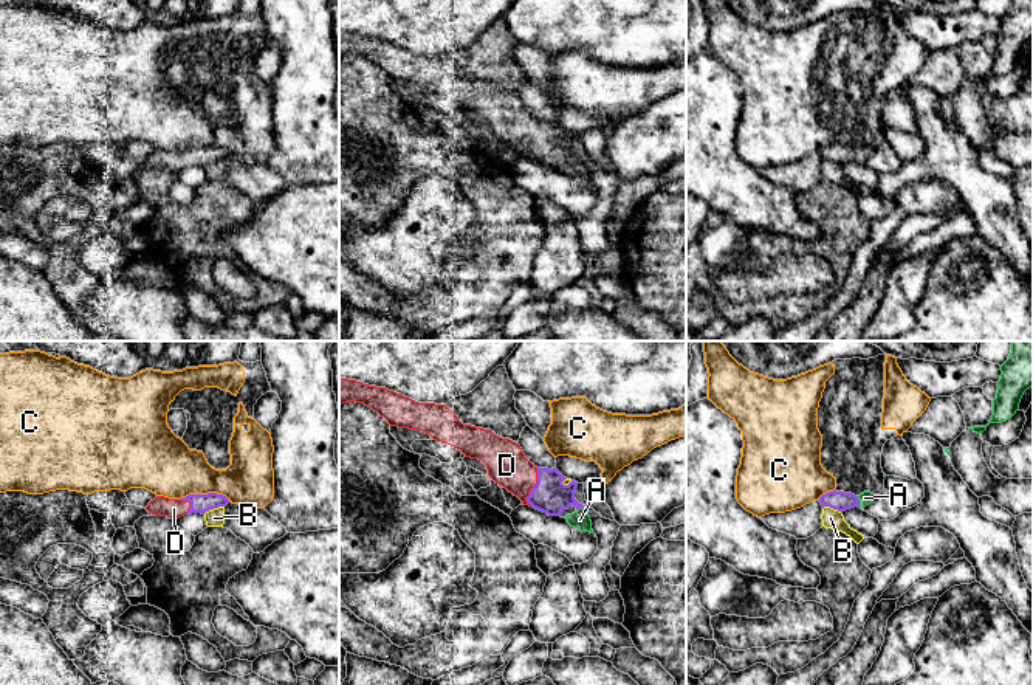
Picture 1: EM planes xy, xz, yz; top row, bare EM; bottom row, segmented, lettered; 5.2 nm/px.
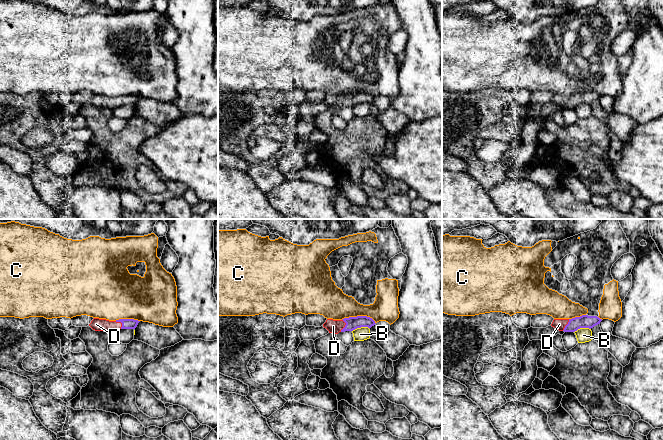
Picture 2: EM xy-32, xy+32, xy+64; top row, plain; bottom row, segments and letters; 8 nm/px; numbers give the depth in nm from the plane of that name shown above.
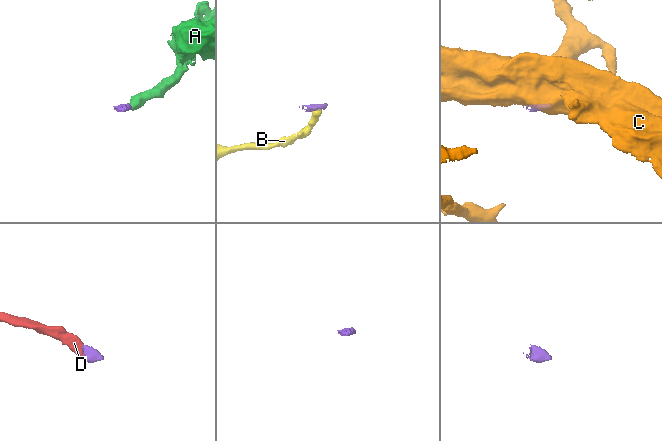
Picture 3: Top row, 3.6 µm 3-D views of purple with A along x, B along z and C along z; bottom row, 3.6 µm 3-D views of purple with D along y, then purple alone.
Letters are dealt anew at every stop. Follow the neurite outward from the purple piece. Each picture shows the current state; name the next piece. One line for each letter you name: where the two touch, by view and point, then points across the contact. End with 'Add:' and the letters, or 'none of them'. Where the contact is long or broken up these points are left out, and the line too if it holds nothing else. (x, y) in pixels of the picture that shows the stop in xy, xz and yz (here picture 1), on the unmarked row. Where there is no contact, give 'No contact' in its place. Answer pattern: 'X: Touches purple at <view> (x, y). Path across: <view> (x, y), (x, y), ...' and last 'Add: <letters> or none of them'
A: Touches purple at yz (858, 154). Path across: yz (840, 154), (858, 154), (864, 151)
D: Touches purple at xz (535, 140). Path across: xz (550, 149), (542, 141), (535, 140), (507, 118)
Add: A, D

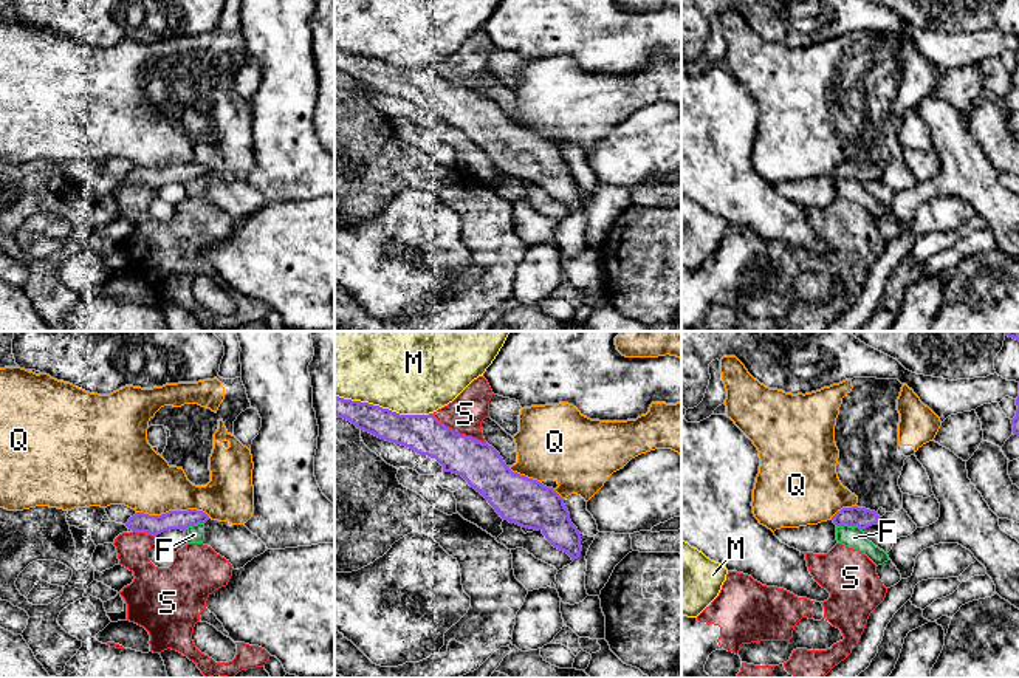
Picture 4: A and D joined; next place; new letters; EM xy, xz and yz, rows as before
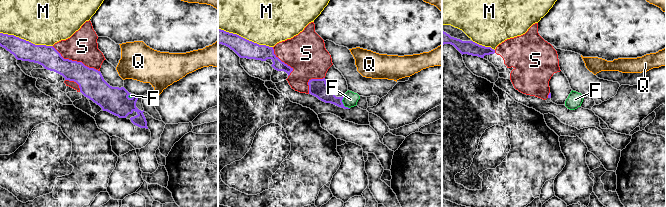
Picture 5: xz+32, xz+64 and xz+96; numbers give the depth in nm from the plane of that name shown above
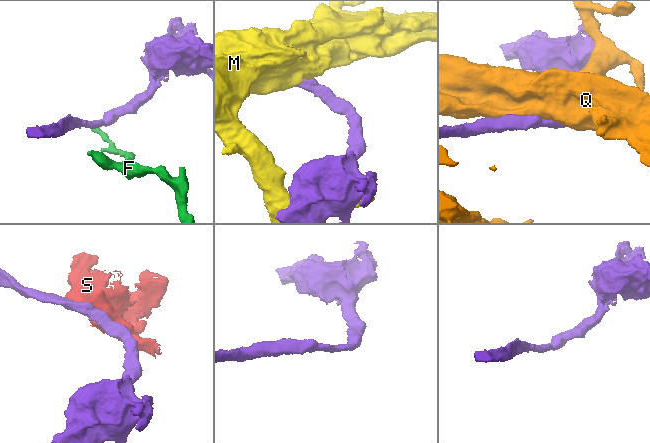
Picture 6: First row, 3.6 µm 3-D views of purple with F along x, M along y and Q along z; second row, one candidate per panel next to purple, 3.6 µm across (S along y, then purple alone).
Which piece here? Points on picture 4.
Add: none of them

